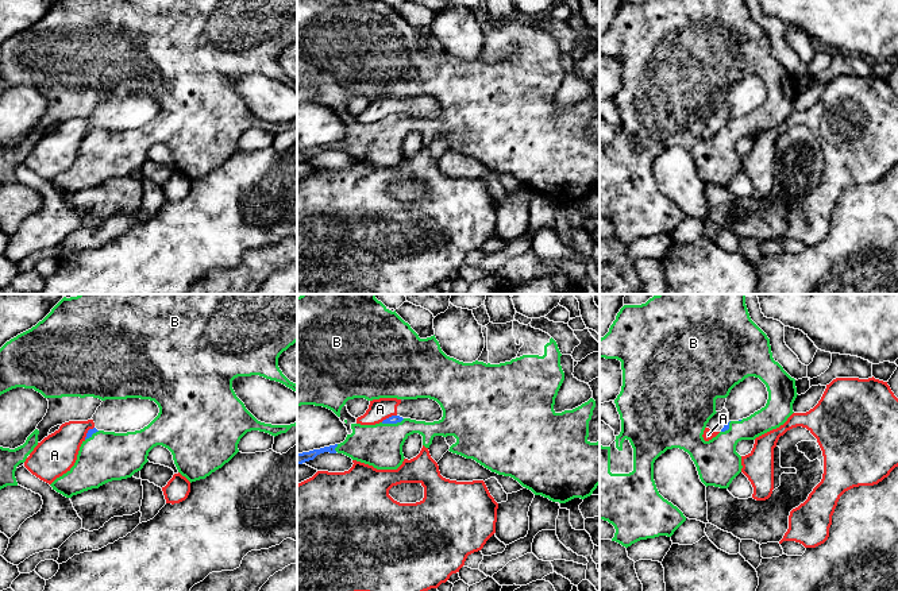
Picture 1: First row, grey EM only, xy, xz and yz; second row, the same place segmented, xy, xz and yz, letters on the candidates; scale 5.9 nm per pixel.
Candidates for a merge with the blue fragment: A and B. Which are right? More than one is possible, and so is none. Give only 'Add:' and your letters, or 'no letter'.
Add: B

